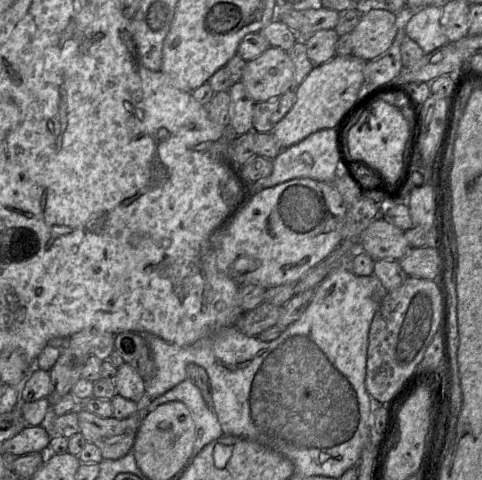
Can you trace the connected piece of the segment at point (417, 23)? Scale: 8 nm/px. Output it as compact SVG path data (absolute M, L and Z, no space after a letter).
M430 5L402 18L406 35L426 54L448 43L448 38L440 24L441 15L441 6Z

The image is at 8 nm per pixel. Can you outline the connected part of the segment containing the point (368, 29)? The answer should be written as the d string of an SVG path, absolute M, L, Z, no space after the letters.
M363 7L363 16L351 32L352 55L365 61L382 56L392 45L400 17L389 8Z

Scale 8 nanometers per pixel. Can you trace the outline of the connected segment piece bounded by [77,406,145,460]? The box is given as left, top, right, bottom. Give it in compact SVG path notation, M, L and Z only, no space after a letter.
M79 406L77 416L85 440L99 448L103 459L116 460L132 450L145 412L138 410L124 419L104 418Z

